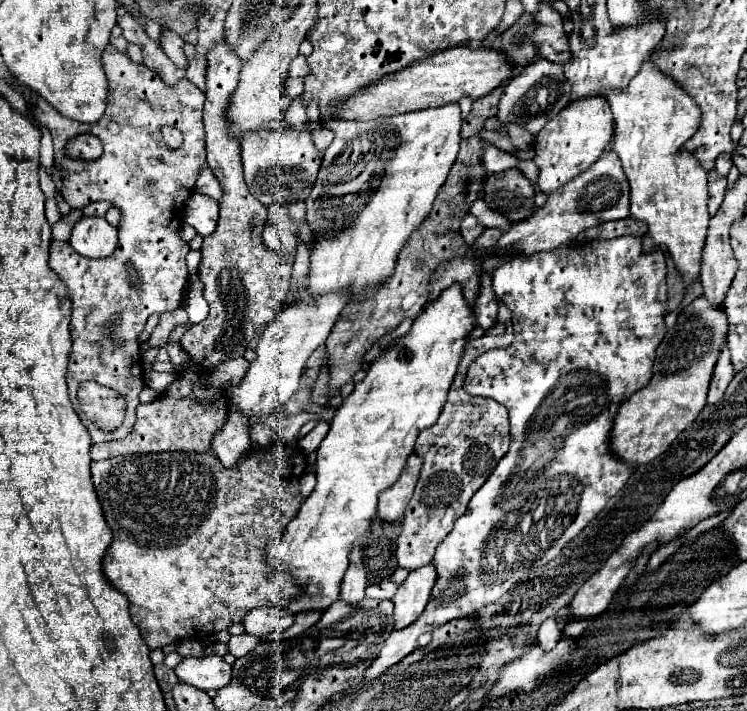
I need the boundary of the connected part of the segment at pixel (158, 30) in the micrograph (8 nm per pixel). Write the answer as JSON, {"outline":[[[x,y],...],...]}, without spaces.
{"outline":[[[143,18],[143,24],[148,36],[160,44],[160,38],[162,37],[162,27],[157,22],[149,18]]]}

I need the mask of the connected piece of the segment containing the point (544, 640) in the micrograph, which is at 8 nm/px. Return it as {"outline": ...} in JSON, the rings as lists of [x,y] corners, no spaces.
{"outline":[[[550,618],[550,620],[546,620],[546,622],[540,626],[540,632],[538,632],[538,644],[540,644],[540,648],[542,648],[544,652],[550,652],[550,650],[558,644],[560,636],[562,636],[562,632],[558,630],[554,618]]]}

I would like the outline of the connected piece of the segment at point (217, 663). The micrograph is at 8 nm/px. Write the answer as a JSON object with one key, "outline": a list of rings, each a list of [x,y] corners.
{"outline":[[[220,656],[206,658],[184,658],[176,668],[176,676],[202,690],[220,690],[232,680],[232,666],[226,664]]]}

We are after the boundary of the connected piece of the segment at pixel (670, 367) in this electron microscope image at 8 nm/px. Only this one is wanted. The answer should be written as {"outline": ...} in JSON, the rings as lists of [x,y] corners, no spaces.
{"outline":[[[700,296],[680,310],[676,324],[666,332],[658,346],[650,384],[624,400],[616,416],[612,448],[622,460],[634,466],[648,464],[698,418],[706,404],[708,384],[712,380],[716,360],[726,344],[726,336],[728,316],[720,304]]]}

